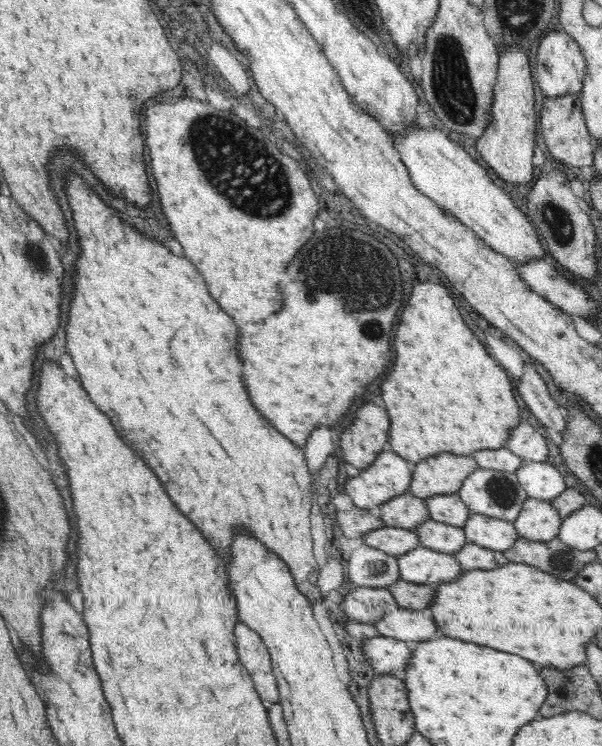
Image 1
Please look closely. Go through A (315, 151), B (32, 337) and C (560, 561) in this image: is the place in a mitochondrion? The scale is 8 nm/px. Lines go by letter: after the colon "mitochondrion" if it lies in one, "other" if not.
A: other
B: other
C: mitochondrion

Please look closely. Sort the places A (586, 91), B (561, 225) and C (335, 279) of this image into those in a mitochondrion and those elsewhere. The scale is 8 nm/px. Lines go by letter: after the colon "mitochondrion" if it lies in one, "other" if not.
A: other
B: mitochondrion
C: mitochondrion

